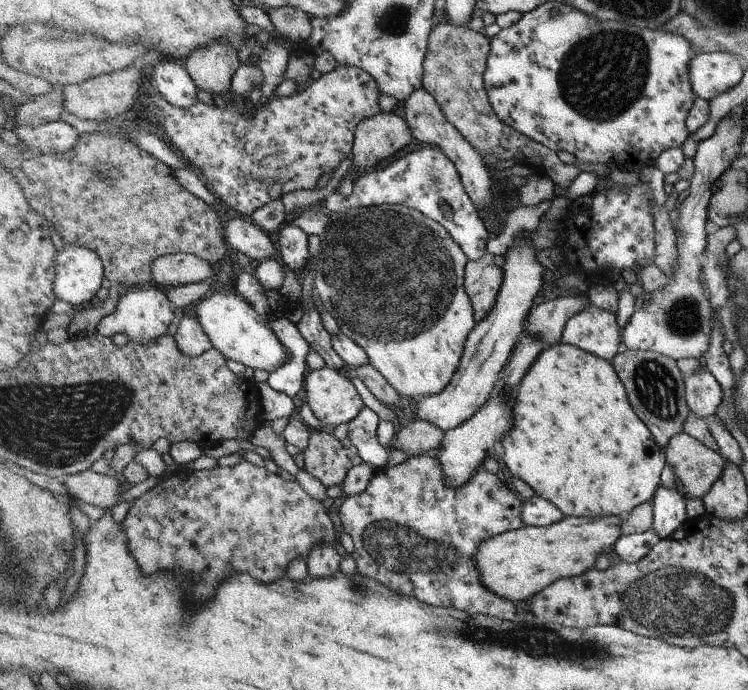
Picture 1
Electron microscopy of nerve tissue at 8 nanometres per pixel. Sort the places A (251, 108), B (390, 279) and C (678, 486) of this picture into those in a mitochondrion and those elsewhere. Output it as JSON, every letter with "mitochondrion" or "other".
{"A":"other","B":"mitochondrion","C":"other"}

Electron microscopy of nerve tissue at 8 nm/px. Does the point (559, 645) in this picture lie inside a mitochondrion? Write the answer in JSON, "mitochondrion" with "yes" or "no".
{"mitochondrion":"yes"}

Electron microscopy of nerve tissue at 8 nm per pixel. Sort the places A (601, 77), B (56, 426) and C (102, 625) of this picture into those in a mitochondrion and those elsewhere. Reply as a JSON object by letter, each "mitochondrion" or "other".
{"A":"mitochondrion","B":"mitochondrion","C":"other"}

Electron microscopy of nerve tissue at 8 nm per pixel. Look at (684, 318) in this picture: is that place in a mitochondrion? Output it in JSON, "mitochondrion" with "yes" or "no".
{"mitochondrion":"yes"}

